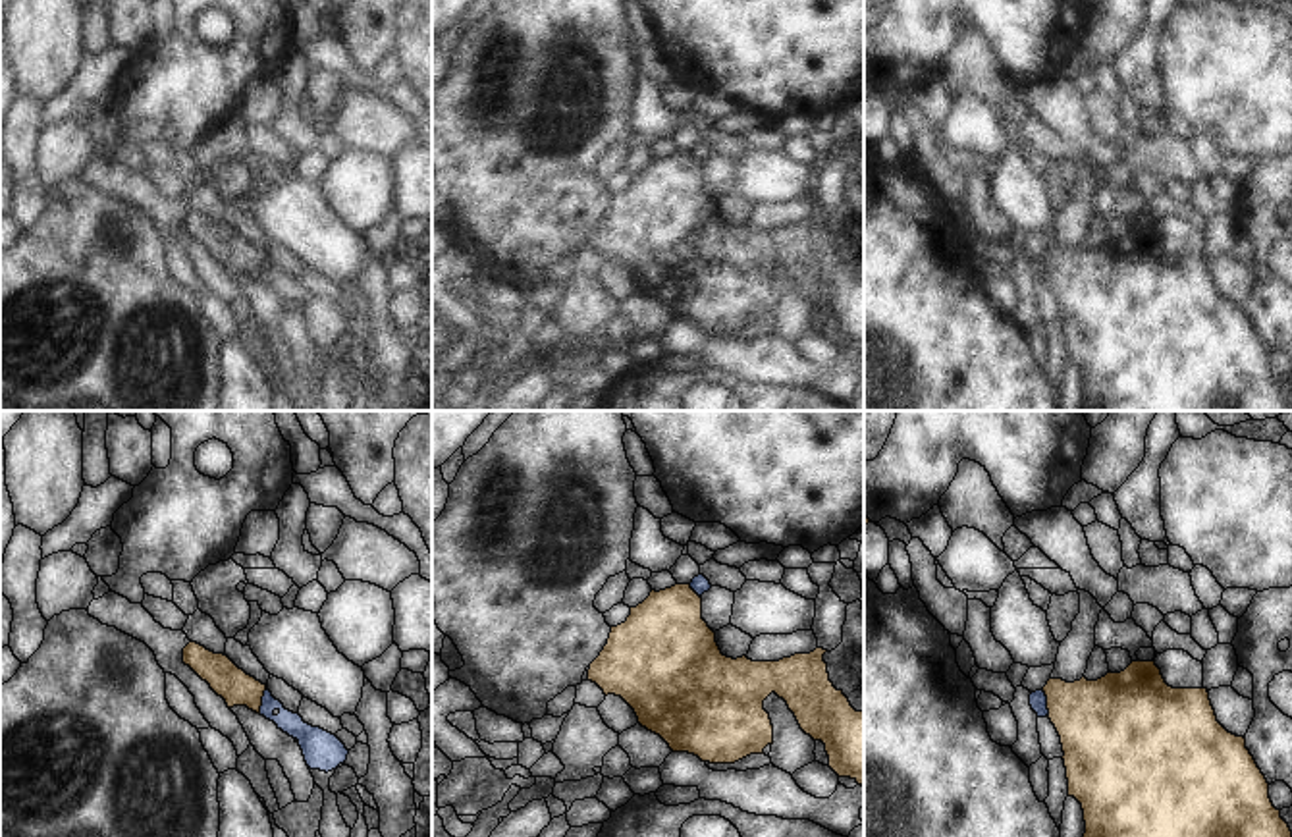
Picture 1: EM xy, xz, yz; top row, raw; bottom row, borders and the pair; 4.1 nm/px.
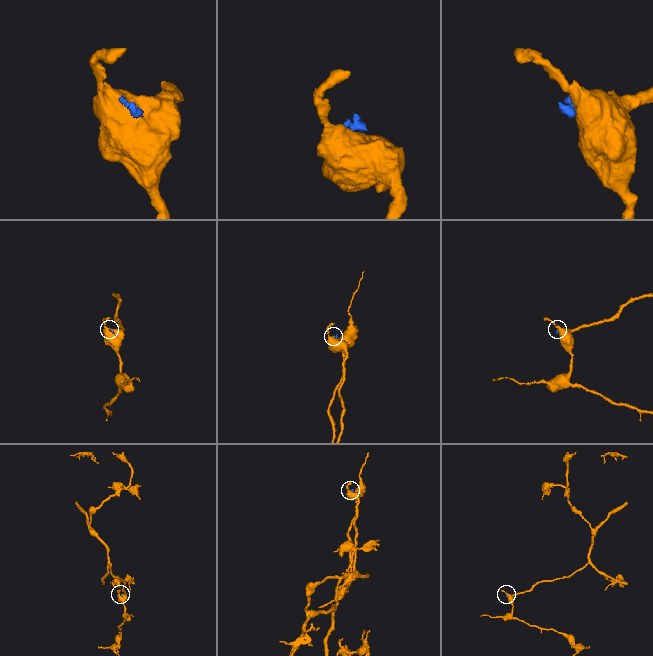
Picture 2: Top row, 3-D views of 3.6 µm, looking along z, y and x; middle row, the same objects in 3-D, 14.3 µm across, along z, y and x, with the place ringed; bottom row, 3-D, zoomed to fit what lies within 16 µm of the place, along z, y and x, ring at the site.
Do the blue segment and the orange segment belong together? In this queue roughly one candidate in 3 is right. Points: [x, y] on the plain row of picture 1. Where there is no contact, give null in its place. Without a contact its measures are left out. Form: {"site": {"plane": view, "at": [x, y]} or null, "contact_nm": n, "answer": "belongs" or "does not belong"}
{"site": {"plane": "yz", "at": [1046, 272]}, "contact_nm": 110, "answer": "does not belong"}

